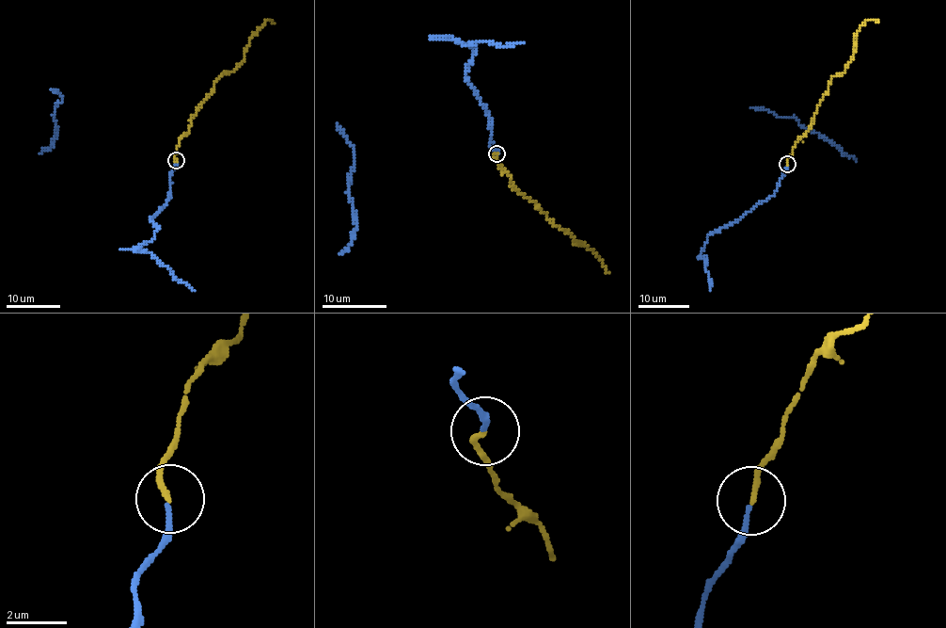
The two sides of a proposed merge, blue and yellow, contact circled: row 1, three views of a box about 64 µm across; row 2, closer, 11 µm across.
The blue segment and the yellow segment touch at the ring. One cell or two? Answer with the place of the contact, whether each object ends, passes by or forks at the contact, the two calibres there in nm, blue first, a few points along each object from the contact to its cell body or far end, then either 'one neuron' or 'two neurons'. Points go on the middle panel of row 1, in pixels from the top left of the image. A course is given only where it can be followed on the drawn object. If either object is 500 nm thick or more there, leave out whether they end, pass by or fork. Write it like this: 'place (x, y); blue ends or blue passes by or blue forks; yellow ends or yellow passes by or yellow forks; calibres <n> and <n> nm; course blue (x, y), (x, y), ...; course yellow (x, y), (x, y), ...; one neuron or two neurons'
place (496, 153); blue ends; yellow ends; calibres 140 and 180 nm; course blue (496, 152), (491, 117), (465, 76), (475, 52), (465, 42), (449, 40), (502, 45), (523, 41); course yellow (496, 152), (512, 187), (588, 247), (608, 273); one neuron

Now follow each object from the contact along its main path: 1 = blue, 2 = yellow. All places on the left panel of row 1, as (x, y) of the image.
1: (175, 161), (170, 198), (150, 219), (159, 228), (149, 241), (136, 247), (150, 253), (194, 291)
2: (176, 161), (190, 119), (214, 82), (244, 59), (249, 40), (266, 21), (274, 24)

